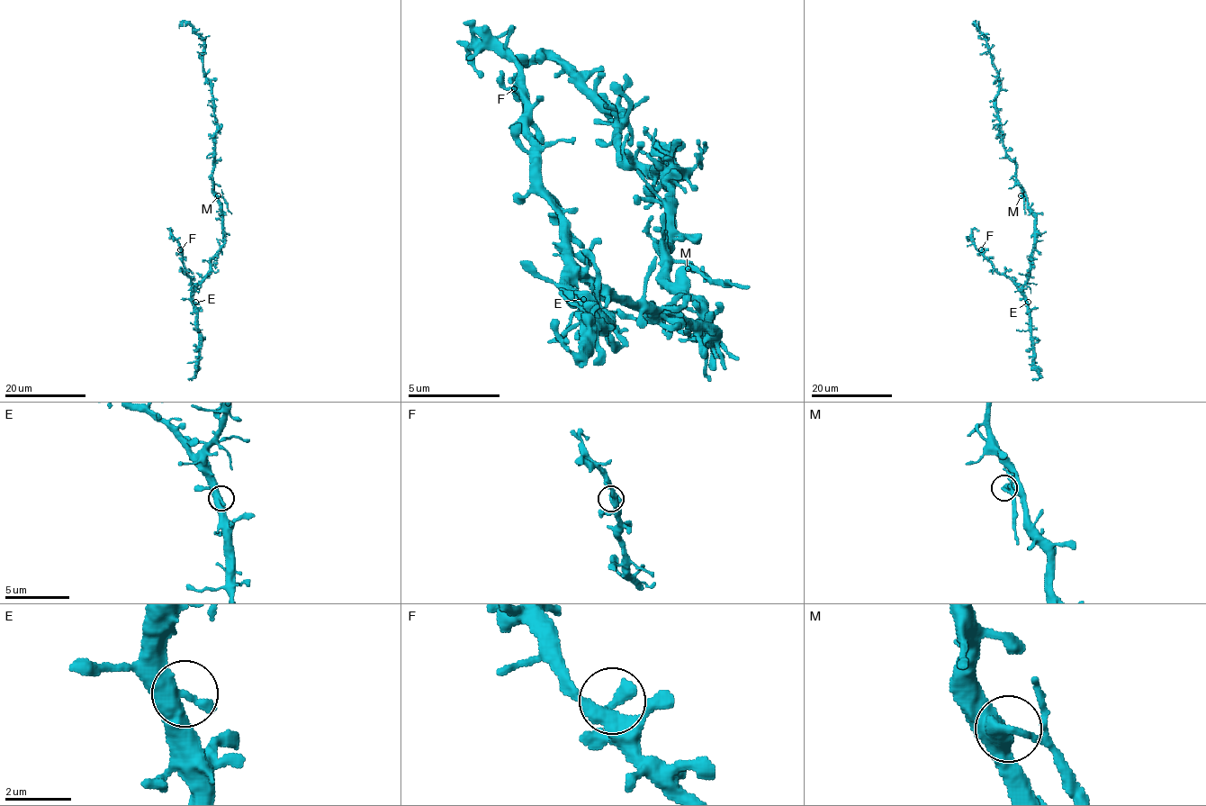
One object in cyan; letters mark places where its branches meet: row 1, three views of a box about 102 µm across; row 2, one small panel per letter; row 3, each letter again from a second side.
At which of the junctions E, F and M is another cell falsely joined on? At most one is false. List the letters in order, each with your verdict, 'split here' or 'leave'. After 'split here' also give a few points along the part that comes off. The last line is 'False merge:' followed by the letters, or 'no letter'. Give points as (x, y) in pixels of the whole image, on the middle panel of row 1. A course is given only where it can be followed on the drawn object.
E: leave
F: leave
M: split here; foreign part runs (688, 267), (712, 281), (725, 281), (748, 290)
False merge: M

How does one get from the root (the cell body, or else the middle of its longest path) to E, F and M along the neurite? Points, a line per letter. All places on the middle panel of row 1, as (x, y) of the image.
E: (675, 285), (706, 317), (712, 336), (675, 317), (638, 312), (592, 281), (574, 281), (574, 290), (583, 299)
F: (675, 285), (706, 317), (712, 336), (610, 299), (574, 267), (564, 221), (542, 189), (528, 102), (514, 88)
M: (675, 285), (675, 281), (688, 267)

